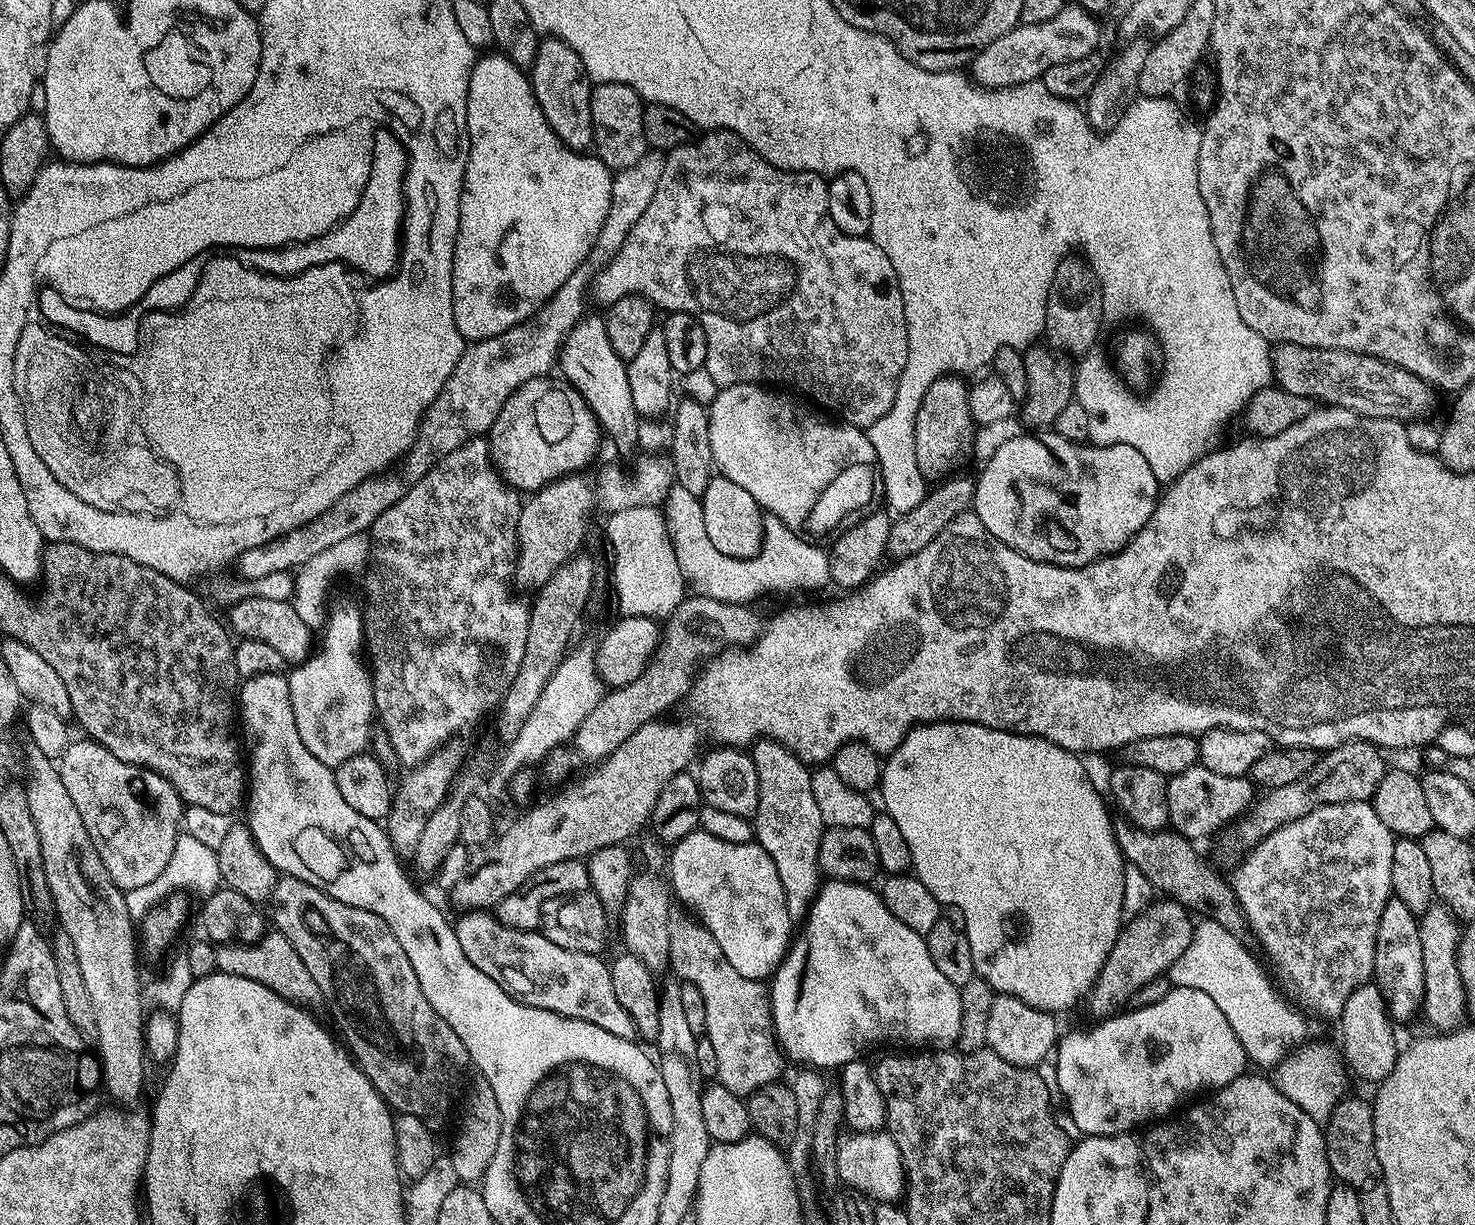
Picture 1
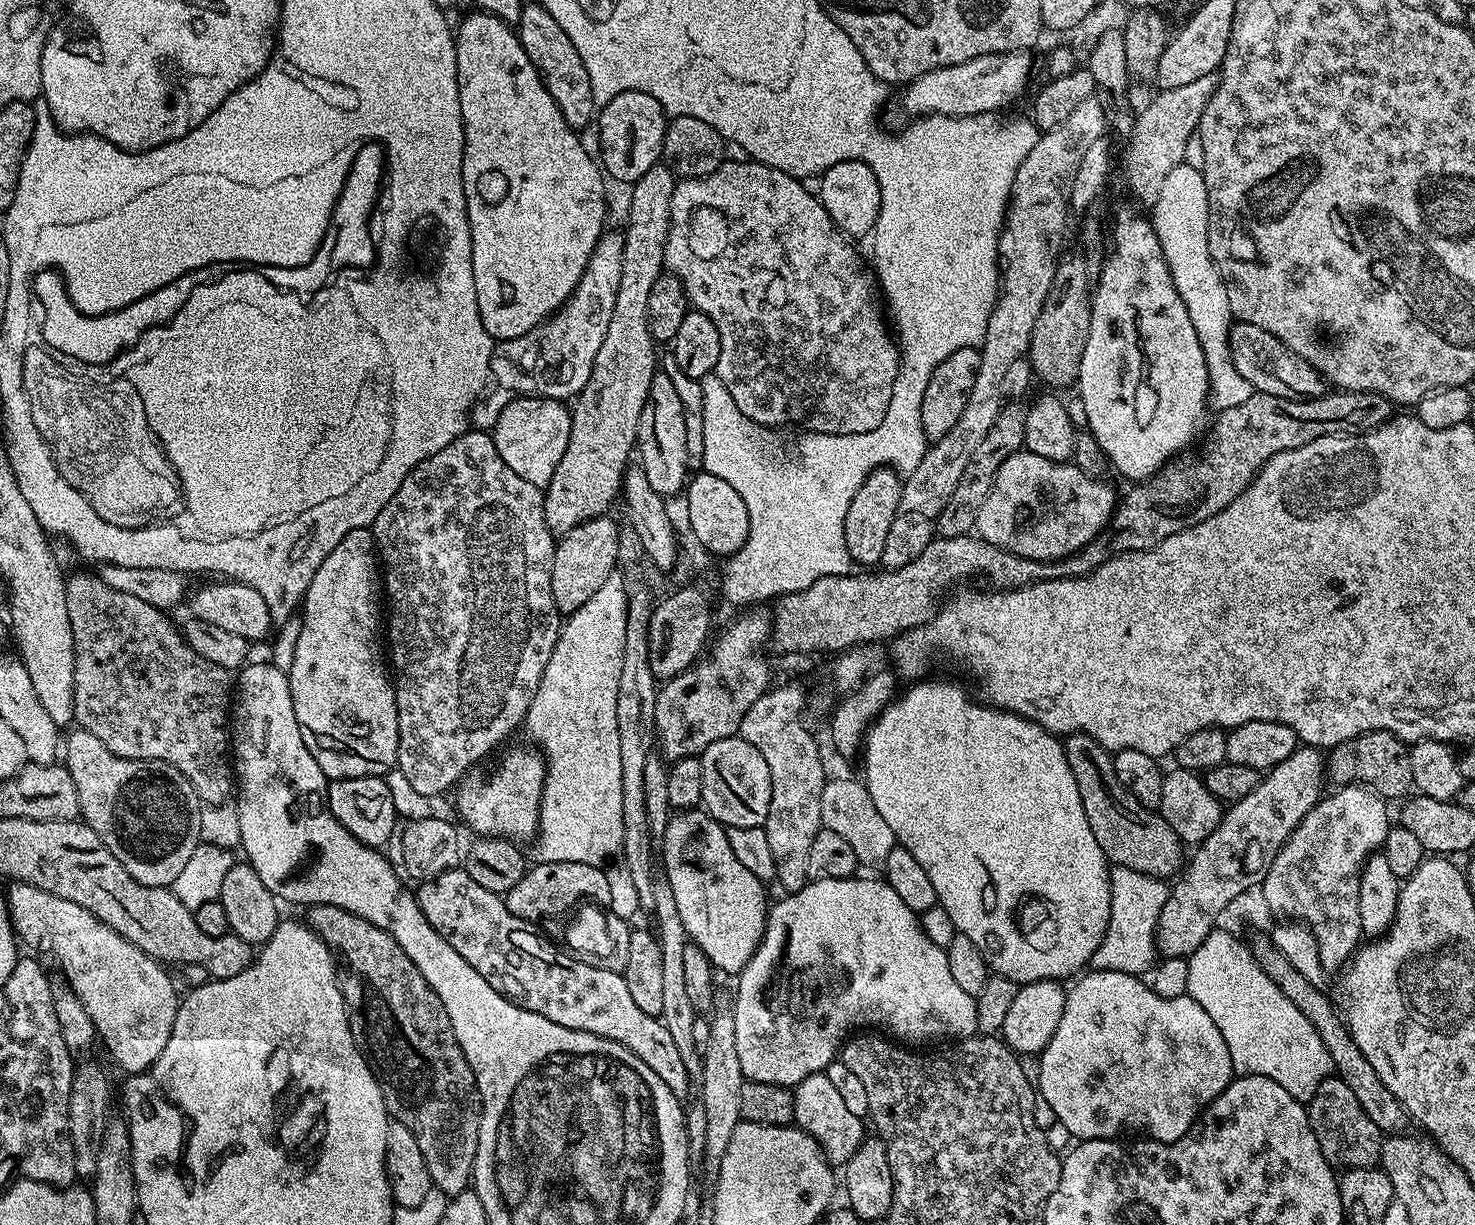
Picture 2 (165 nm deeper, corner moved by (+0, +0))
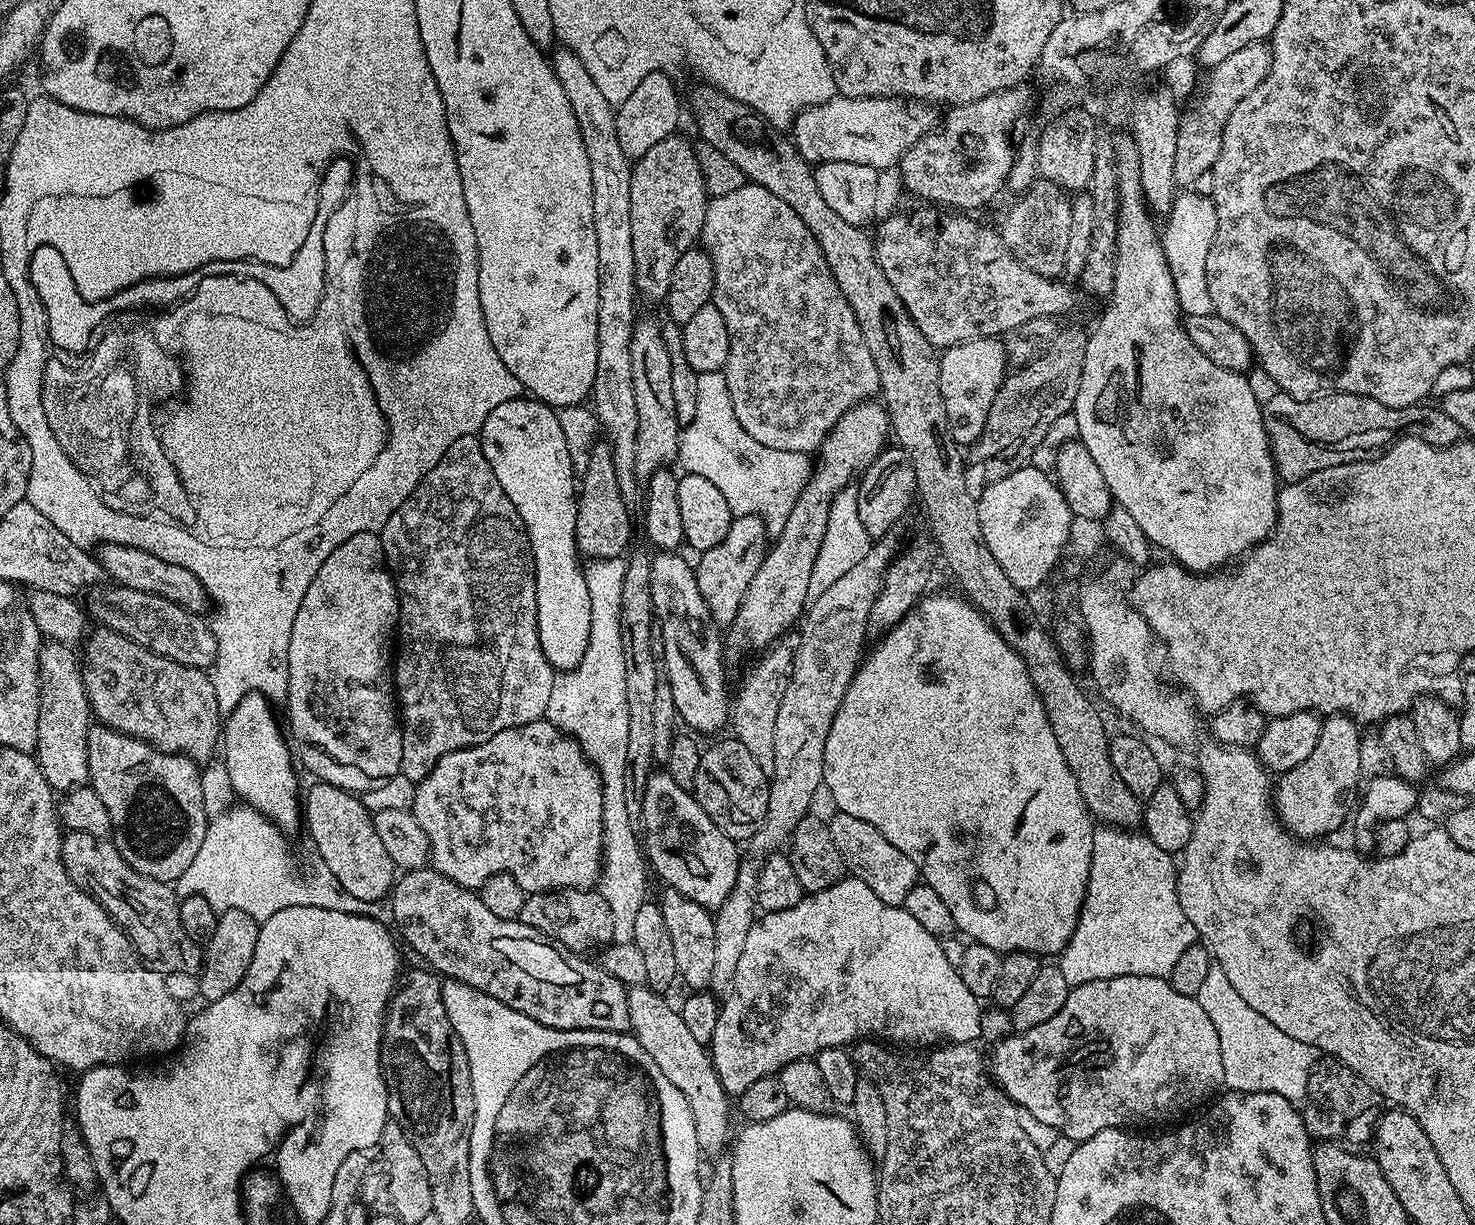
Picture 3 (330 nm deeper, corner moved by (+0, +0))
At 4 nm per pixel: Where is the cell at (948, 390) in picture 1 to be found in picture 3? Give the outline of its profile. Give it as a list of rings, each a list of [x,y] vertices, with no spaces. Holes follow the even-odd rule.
[[[995,336],[974,338],[970,342],[943,349],[939,358],[938,386],[942,386],[942,402],[946,405],[950,434],[956,444],[971,446],[986,426],[986,418],[994,406],[994,398],[1004,382],[1010,364],[1005,341]]]

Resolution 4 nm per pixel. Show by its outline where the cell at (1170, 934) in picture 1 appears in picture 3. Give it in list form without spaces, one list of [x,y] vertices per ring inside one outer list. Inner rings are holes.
[[[1337,714],[1327,717],[1320,726],[1318,746],[1314,746],[1312,753],[1306,757],[1306,762],[1298,762],[1294,770],[1283,773],[1275,781],[1276,816],[1286,831],[1301,841],[1328,838],[1331,832],[1336,832],[1343,826],[1347,816],[1349,819],[1354,808],[1354,797],[1362,784],[1358,762],[1362,735],[1360,728],[1361,725],[1348,716]]]

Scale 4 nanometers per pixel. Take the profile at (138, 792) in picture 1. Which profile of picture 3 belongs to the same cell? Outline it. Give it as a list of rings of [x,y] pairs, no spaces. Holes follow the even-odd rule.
[[[92,726],[88,729],[88,784],[102,798],[106,810],[110,810],[113,844],[126,858],[126,862],[138,874],[155,880],[175,882],[194,862],[194,854],[206,838],[209,817],[202,804],[202,789],[199,785],[201,769],[195,760],[174,752],[160,752],[152,744],[127,736],[113,728]]]

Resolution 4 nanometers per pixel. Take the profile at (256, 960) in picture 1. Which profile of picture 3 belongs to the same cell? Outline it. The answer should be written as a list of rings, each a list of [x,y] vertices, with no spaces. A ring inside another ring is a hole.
[[[68,832],[62,839],[62,850],[60,851],[60,861],[66,866],[66,874],[70,874],[70,878],[77,884],[84,892],[89,894],[102,905],[105,910],[112,915],[112,919],[119,924],[128,939],[132,942],[132,947],[136,949],[137,956],[148,965],[149,968],[153,968],[156,972],[161,974],[166,972],[195,972],[199,973],[202,968],[202,948],[197,944],[195,940],[191,940],[186,934],[186,930],[182,930],[182,918],[180,917],[180,900],[176,895],[176,889],[171,883],[163,880],[155,880],[149,876],[143,876],[138,874],[138,870],[134,870],[126,862],[126,858],[122,858],[122,854],[116,848],[116,845],[112,843],[111,839],[103,840],[102,838],[94,838],[94,834],[86,834],[85,832]]]

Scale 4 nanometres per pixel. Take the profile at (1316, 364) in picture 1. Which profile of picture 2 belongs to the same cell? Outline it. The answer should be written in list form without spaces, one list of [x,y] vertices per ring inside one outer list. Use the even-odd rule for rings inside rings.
[[[1233,323],[1228,332],[1228,345],[1234,362],[1234,370],[1250,382],[1252,389],[1266,394],[1274,394],[1278,398],[1287,400],[1315,400],[1326,392],[1326,381],[1306,358],[1294,354],[1274,334],[1262,330],[1262,326],[1253,324]]]

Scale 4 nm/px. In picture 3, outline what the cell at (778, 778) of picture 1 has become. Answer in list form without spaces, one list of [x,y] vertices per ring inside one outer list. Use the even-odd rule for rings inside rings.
[[[784,642],[767,649],[759,657],[761,660],[749,670],[740,693],[737,696],[735,693],[730,704],[731,735],[744,743],[756,761],[765,766],[774,762],[774,722],[778,719],[778,706],[788,685],[788,675],[792,673],[793,655],[793,649],[787,648]]]

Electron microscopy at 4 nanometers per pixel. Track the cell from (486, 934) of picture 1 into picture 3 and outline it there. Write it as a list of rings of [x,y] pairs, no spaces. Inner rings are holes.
[[[425,866],[418,870],[404,872],[403,875],[395,881],[390,893],[390,899],[392,909],[394,910],[392,924],[398,933],[399,939],[403,941],[403,943],[405,940],[405,942],[428,963],[425,965],[441,977],[449,980],[457,980],[458,982],[466,982],[466,986],[474,986],[474,990],[482,990],[482,994],[490,994],[490,998],[498,998],[498,1002],[510,1006],[510,1010],[518,1010],[518,1014],[526,1014],[530,1018],[534,1018],[534,1022],[538,1022],[542,1026],[550,1026],[558,1030],[582,1030],[583,1032],[627,1033],[629,1031],[630,1014],[628,1013],[628,988],[622,981],[610,975],[599,963],[591,964],[588,958],[585,958],[583,955],[573,954],[561,948],[559,944],[545,938],[538,930],[534,930],[534,926],[526,926],[523,924],[519,918],[515,920],[498,918],[498,914],[493,914],[482,902],[482,898],[473,891],[473,889],[458,886],[453,880],[437,872],[435,868]]]

